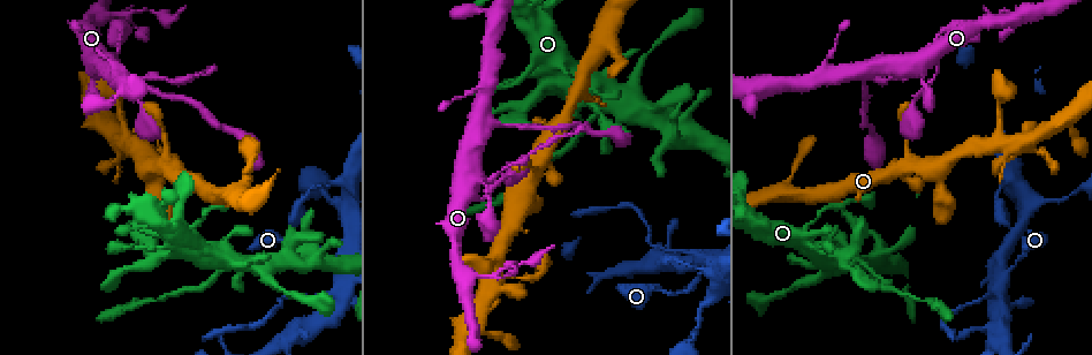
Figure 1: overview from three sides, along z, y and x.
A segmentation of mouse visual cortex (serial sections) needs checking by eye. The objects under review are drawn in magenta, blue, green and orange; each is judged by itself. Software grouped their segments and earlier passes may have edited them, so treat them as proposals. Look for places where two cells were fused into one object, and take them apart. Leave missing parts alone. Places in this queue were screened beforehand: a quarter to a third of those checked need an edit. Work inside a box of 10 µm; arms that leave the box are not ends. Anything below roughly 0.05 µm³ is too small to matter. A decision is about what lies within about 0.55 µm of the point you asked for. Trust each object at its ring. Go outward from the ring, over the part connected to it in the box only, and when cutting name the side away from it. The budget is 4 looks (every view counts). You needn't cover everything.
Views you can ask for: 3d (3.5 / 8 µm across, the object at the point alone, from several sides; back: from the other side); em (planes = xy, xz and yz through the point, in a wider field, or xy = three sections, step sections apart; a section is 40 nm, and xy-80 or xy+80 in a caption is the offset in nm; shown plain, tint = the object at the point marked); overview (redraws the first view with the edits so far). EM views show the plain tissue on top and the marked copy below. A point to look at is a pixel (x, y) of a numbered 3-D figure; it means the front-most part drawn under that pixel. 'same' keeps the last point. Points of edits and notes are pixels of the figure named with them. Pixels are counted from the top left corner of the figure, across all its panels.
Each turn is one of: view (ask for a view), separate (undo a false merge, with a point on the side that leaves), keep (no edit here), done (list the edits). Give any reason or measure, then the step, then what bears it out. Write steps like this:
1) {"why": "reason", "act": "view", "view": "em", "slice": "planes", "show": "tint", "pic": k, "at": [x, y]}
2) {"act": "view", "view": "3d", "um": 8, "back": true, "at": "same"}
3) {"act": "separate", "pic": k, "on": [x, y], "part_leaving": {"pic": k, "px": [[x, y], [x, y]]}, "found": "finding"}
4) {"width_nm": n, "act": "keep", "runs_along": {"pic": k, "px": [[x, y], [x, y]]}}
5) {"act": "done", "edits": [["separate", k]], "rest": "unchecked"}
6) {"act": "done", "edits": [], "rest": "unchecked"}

{"act": "view", "view": "3d", "um": 8, "pic": 1, "at": [134, 131]}

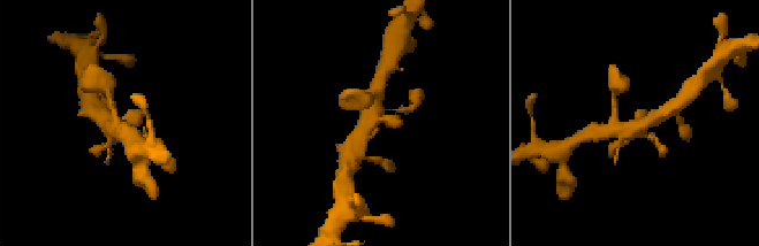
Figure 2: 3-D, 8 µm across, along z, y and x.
{"why": "need the tissue", "act": "view", "view": "em", "slice": "xy", "step": 1, "show": "tint", "at": "same"}

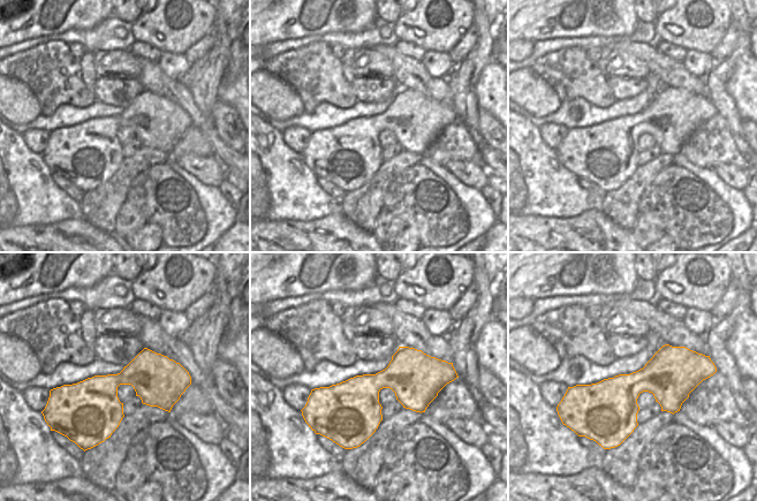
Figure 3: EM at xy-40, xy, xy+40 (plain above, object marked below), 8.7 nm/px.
{"width_nm": 380, "act": "keep", "runs_along": {"pic": 2, "px": [[373, 100], [371, 118], [400, 116]]}, "found": "one cell here"}

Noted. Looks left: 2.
{"why": "abrupt turn", "act": "view", "view": "3d", "um": 8, "pic": 1, "at": [985, 296]}

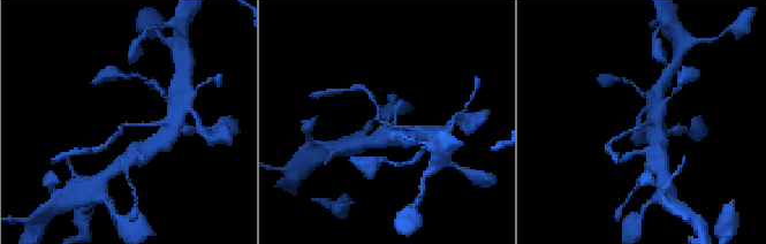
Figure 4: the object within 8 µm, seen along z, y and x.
{"why": "need the tissue", "act": "view", "view": "em", "slice": "xy", "step": 1, "show": "tint", "at": "same"}

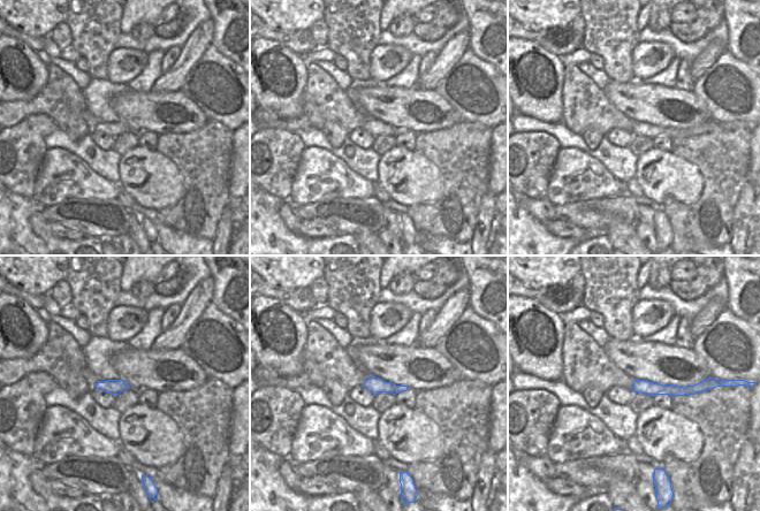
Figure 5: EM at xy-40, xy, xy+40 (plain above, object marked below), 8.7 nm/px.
{"act": "separate", "pic": 4, "on": [120, 132], "part_leaving": {"pic": 4, "px": [[141, 126], [124, 123], [113, 136]]}, "found": "a second cell is stuck on"}

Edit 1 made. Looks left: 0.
{"act": "done", "edits": [["separate", 4]], "rest": "unchecked"}

